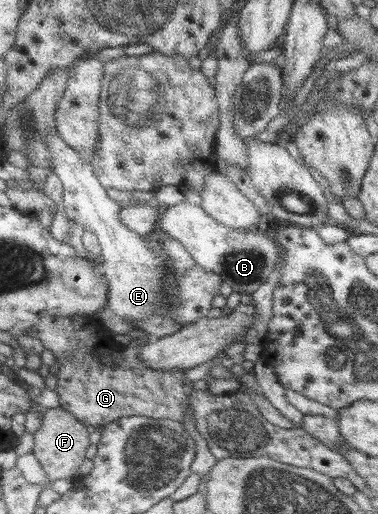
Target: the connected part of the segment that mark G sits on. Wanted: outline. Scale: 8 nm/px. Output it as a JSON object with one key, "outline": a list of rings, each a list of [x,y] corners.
{"outline":[[[48,316],[39,325],[35,325],[28,335],[39,338],[47,350],[53,351],[60,362],[58,393],[61,396],[62,408],[73,413],[81,422],[95,428],[105,427],[123,417],[144,416],[159,419],[185,422],[185,410],[189,403],[193,383],[187,380],[185,370],[156,370],[150,368],[139,358],[138,348],[126,348],[116,343],[106,330],[93,317],[60,317]]]}

